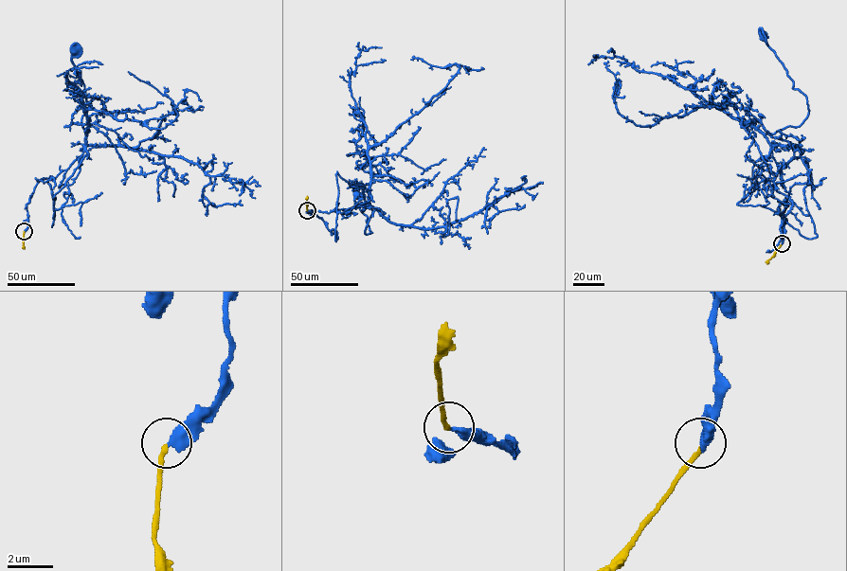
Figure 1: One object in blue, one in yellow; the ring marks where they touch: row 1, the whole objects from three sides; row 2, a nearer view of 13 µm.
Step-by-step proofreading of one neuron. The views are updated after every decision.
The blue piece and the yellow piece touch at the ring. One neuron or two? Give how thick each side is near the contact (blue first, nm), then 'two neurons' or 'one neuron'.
calibres 380 and 180 nm; one neuron

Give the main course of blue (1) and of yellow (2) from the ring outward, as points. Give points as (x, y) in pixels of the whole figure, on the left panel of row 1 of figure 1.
1: (24, 231), (37, 183), (48, 179), (52, 227), (54, 196), (88, 154), (81, 123), (88, 103), (74, 49)
2: (24, 231), (25, 248)

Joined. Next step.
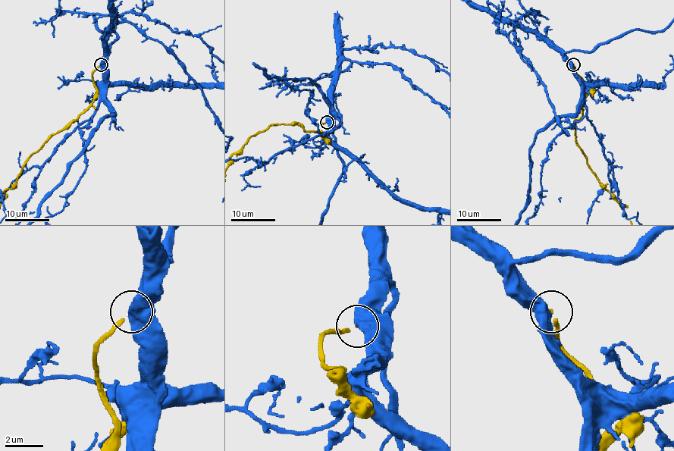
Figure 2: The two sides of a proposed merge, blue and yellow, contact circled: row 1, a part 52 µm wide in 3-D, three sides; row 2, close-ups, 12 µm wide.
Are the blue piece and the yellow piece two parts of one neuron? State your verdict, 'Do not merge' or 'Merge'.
Do not merge

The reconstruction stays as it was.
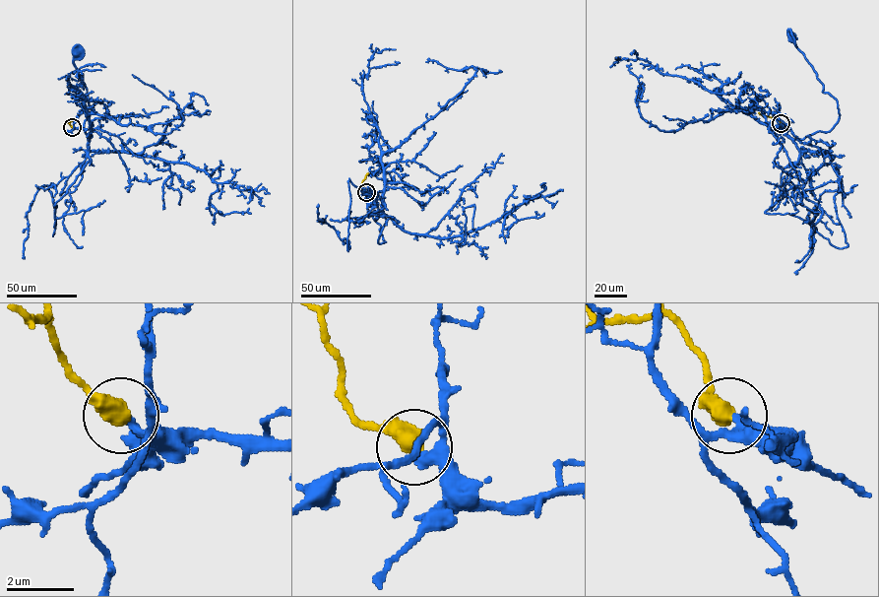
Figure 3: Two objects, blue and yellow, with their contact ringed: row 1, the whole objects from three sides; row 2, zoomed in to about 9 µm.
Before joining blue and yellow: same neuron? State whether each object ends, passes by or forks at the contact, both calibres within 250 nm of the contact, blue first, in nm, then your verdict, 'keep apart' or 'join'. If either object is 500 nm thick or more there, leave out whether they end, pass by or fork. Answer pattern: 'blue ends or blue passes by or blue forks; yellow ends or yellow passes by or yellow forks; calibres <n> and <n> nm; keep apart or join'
calibres 180 and 550 nm; join

